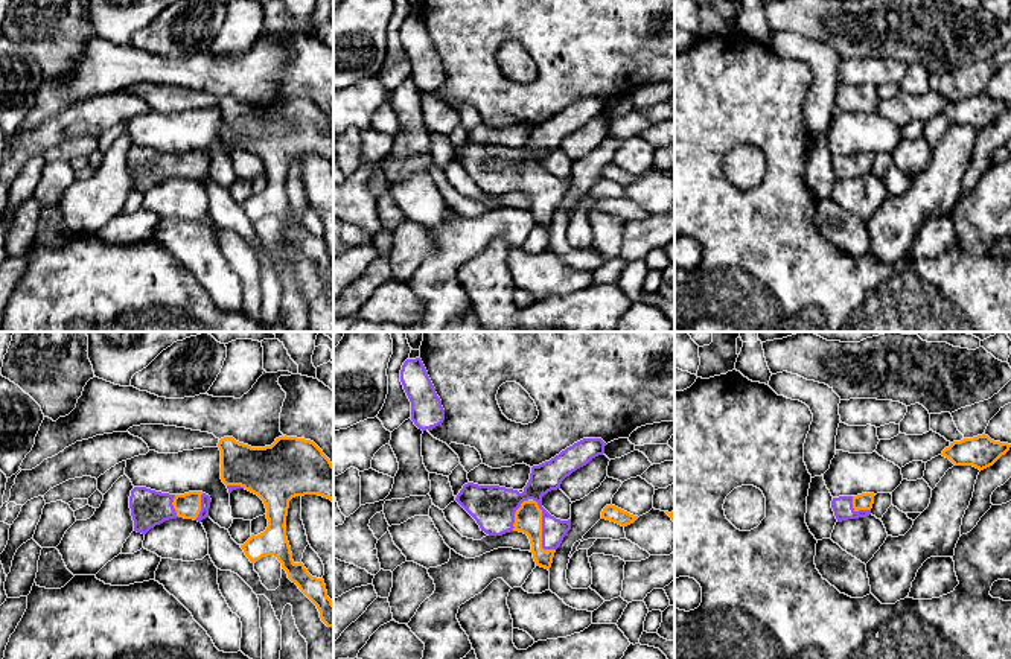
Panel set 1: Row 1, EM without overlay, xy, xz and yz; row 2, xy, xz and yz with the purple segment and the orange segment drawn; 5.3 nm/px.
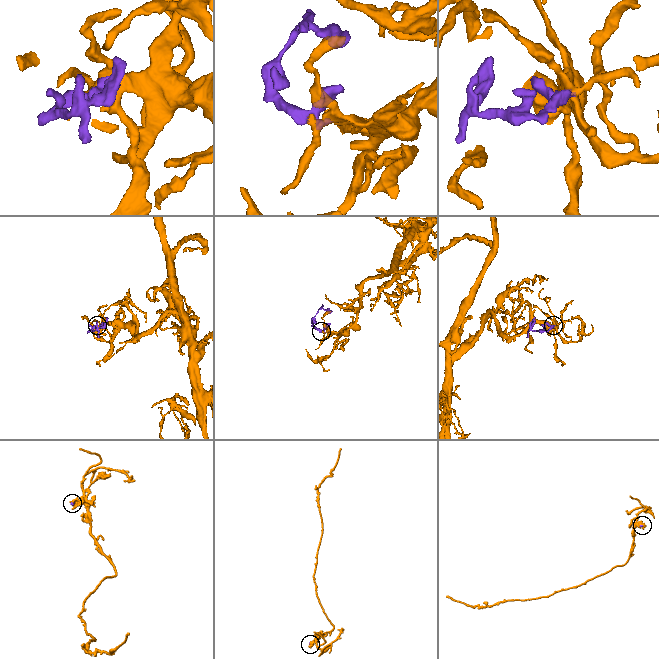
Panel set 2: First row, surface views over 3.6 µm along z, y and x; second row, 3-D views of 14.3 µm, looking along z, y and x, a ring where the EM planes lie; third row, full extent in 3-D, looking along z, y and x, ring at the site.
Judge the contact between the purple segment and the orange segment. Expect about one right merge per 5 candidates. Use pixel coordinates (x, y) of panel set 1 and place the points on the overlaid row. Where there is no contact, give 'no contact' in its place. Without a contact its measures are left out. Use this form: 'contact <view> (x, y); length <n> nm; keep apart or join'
contact xz (542, 530); length 300 nm; join

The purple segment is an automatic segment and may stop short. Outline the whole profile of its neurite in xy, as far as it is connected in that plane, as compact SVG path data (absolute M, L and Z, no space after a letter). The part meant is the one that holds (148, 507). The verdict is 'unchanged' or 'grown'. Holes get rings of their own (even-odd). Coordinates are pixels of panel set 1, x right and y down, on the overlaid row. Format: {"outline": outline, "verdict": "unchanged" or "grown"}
{"outline": "M134 487L129 496L134 531L146 534L155 525L177 517L201 522L209 517L210 502L210 496L203 492L169 495L146 487Z", "verdict": "grown"}

